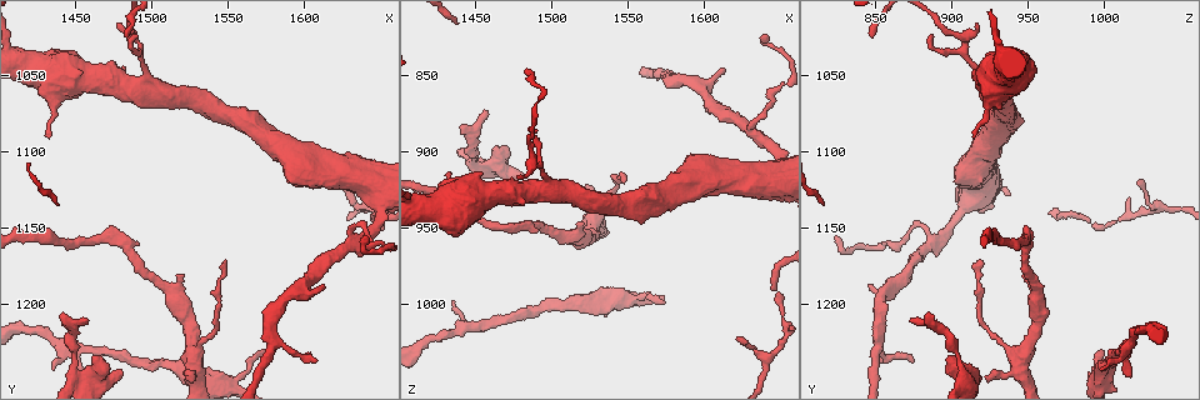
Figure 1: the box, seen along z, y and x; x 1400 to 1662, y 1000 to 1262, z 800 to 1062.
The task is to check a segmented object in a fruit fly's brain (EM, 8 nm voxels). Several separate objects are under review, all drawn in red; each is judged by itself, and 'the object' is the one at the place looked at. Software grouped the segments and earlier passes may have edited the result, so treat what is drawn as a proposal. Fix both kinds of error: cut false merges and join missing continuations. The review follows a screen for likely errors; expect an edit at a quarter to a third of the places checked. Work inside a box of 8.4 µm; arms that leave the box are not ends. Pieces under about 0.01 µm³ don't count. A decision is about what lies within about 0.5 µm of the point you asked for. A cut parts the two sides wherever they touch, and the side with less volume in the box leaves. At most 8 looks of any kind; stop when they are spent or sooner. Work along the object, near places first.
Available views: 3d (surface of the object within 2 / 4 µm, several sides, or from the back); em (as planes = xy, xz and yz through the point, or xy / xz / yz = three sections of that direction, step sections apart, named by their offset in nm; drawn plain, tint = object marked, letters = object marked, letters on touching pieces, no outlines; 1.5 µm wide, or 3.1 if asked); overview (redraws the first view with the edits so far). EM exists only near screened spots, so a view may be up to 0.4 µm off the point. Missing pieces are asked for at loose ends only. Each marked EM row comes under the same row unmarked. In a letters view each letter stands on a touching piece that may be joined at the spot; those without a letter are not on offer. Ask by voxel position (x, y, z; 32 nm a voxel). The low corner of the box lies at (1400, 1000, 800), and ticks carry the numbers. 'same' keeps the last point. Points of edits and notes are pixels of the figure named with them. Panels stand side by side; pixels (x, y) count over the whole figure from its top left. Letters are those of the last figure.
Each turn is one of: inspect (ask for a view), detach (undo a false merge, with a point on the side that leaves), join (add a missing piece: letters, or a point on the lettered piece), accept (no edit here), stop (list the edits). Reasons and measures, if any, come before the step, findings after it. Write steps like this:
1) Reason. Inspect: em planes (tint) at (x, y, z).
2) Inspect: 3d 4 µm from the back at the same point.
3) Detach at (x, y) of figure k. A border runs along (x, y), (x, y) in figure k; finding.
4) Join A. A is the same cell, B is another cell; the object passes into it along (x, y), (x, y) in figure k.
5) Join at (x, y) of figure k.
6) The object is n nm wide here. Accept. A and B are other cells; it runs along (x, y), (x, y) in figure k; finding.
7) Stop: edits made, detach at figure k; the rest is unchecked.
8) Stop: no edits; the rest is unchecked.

Free end. Inspect: 3d 4 µm at (1482, 1244, 914).

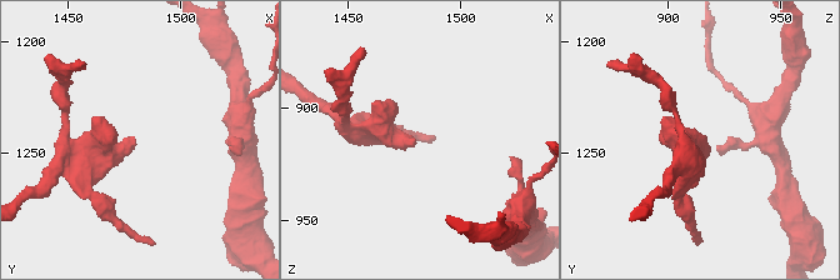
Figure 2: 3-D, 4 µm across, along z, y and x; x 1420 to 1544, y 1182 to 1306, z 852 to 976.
Shape alone is not enough. Inspect: em xz step 8 (tint) at (1481, 1245, 914).

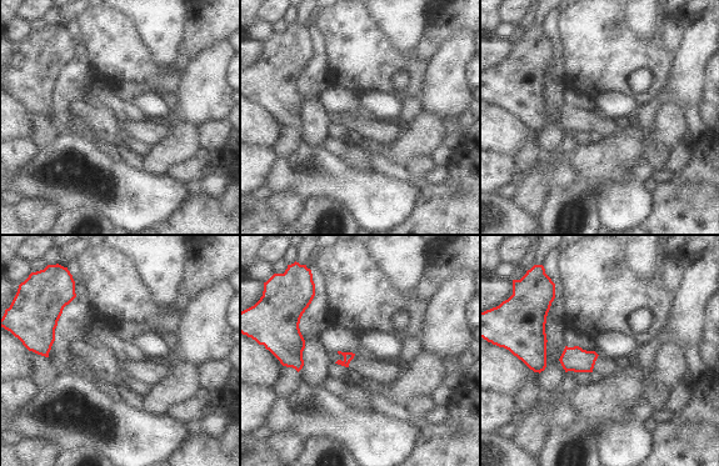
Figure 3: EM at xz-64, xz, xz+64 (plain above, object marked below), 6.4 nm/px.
Inspect: em planes (letters) at the same point.

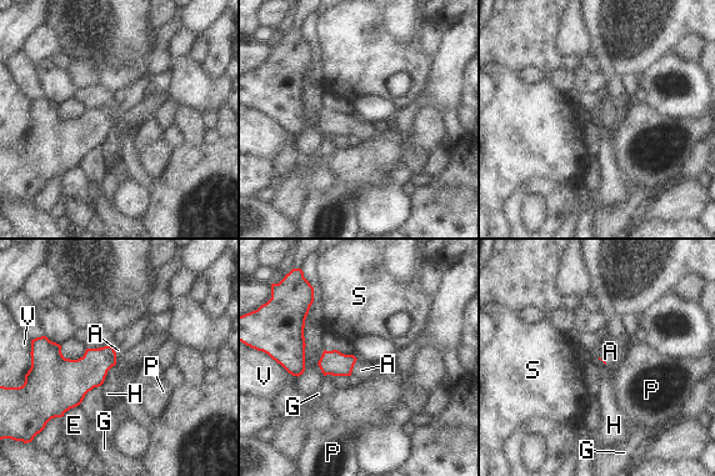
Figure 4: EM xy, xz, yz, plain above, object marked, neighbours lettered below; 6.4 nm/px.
Join A. A is the same cell, E, G, H, P, S and V are other cells; it goes on there.

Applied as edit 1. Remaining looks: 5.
Inspect: overview.

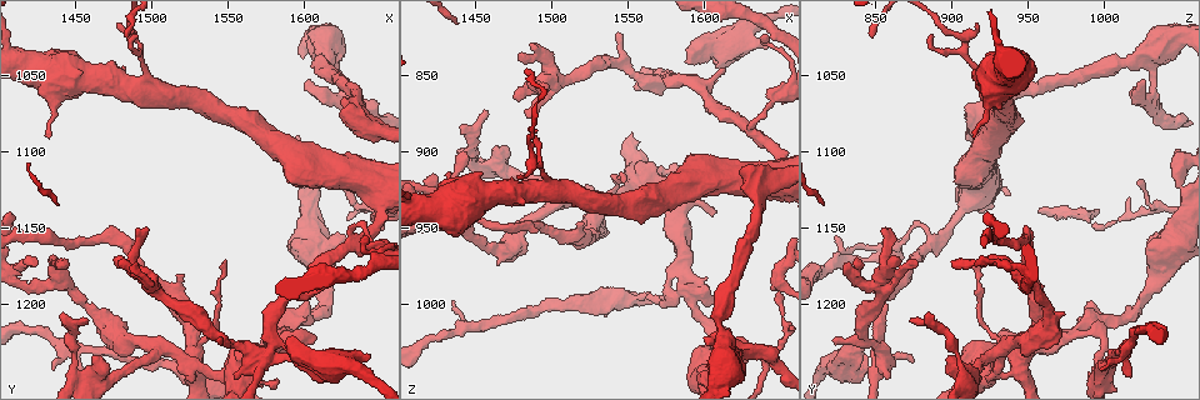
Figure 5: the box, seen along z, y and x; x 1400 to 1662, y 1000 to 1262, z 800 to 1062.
Branch stops here. Inspect: 3d 2 µm at (1602, 1200, 990).

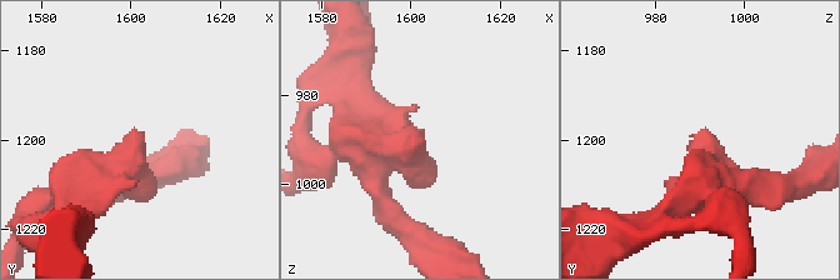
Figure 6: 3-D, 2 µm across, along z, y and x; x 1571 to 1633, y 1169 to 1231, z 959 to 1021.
Inspect: em planes (letters) at (1603, 1199, 990).

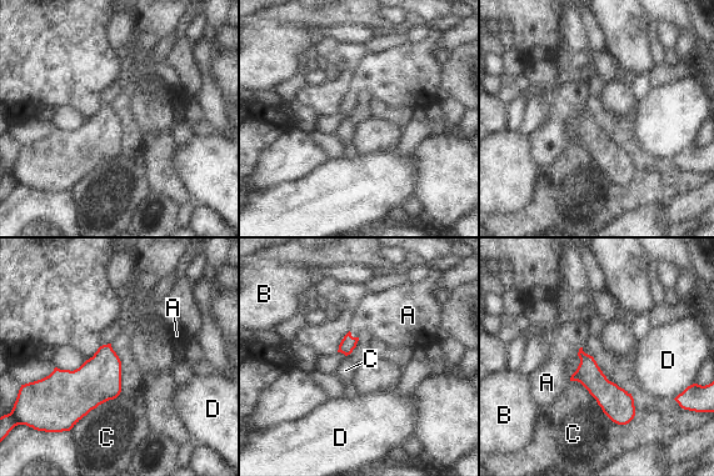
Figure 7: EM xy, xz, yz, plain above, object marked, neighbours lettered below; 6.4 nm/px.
Join A. A is the same cell, B, C and D are other cells; it goes on there.

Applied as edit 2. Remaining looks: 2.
Calibre changes. Inspect: em planes (letters) at (1636, 1160, 890).

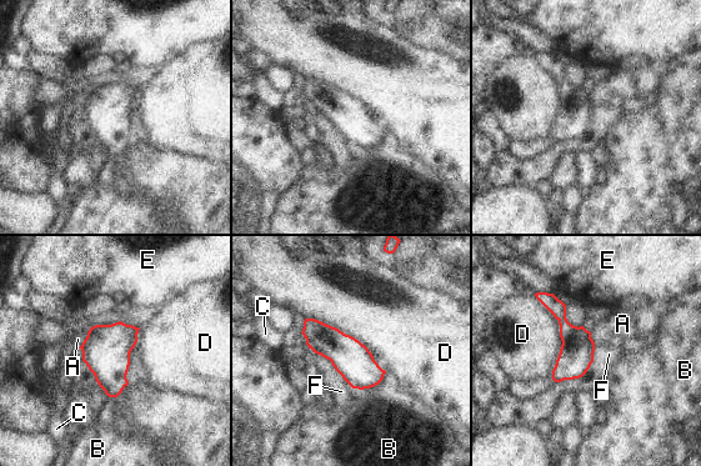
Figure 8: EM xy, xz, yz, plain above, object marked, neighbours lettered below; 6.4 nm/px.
Accept. A, B, C, D, E and F are other cells; a border runs along (305, 317), (354, 336), (386, 371) in figure 8; continuous, no second neuron.

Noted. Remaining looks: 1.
Stop: edits made, join at figure 4, join at figure 7; the rest is unchecked.

